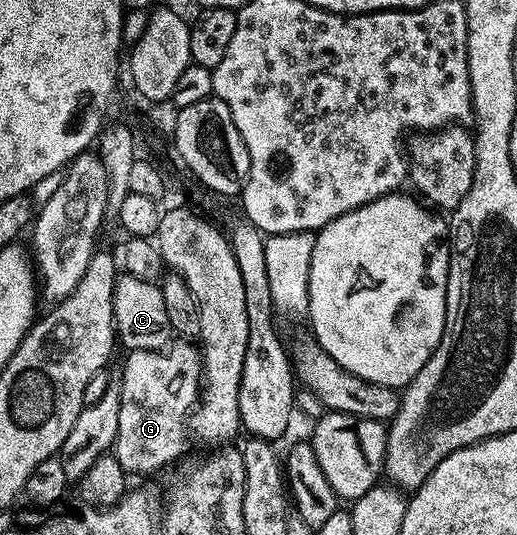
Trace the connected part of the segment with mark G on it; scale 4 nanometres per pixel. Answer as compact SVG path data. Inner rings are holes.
M181 339L160 350L135 350L128 354L125 366L121 369L121 402L119 403L119 431L113 441L113 456L119 459L119 467L127 475L133 473L155 473L164 465L169 465L185 449L187 422L199 401L203 357L196 344Z

